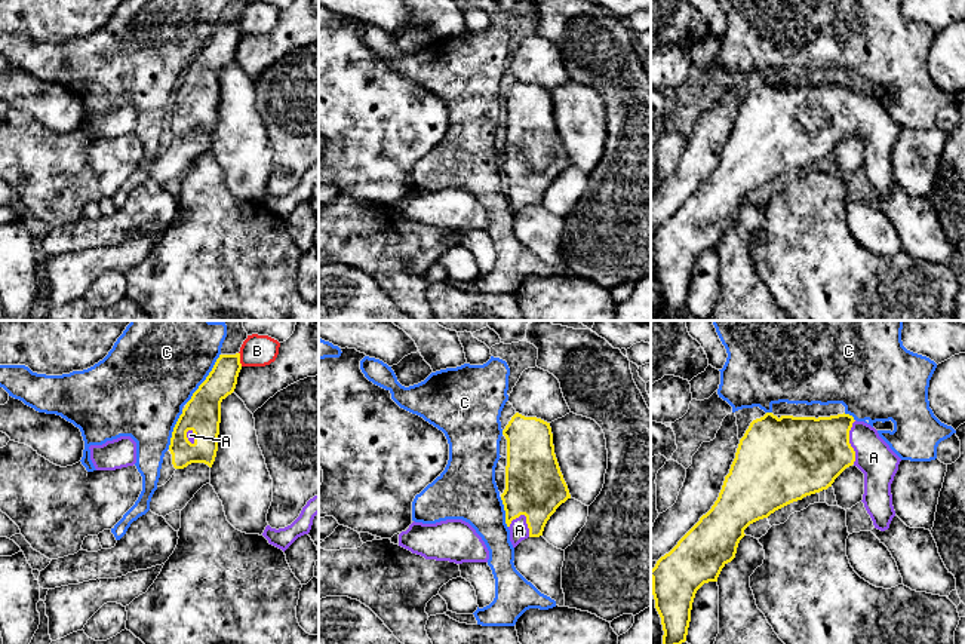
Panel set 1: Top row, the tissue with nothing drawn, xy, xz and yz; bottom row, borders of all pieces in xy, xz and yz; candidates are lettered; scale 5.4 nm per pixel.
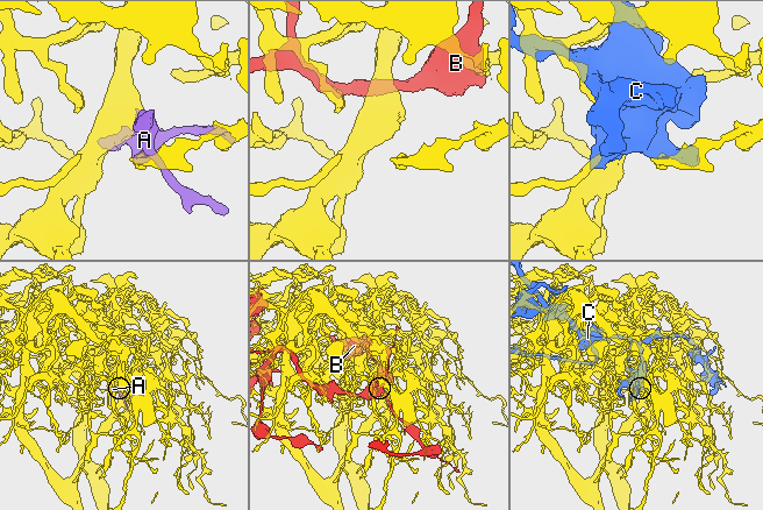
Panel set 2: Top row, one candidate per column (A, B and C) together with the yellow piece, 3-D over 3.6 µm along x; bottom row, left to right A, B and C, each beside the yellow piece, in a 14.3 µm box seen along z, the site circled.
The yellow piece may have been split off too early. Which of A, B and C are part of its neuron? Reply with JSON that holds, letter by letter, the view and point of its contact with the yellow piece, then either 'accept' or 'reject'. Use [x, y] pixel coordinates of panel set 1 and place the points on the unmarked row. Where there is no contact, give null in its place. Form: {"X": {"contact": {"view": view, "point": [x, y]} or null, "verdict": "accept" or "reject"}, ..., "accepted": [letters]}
{"A": {"contact": {"view": "yz", "point": [848, 110]}, "verdict": "accept"}, "B": {"contact": {"view": "xy", "point": [239, 27]}, "verdict": "reject"}, "C": {"contact": {"view": "xy", "point": [206, 46]}, "verdict": "reject"}, "accepted": ["A"]}

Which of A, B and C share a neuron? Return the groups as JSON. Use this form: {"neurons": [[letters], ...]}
{"neurons": [["A"], ["B"], ["C"]]}

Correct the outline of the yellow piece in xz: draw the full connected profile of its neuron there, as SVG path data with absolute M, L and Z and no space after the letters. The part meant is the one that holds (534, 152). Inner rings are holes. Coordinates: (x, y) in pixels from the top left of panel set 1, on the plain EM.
M516 80L503 102L507 107L507 134L505 157L501 168L505 178L505 191L510 197L510 209L516 215L528 205L543 203L550 184L571 166L571 162L554 122L550 91Z

